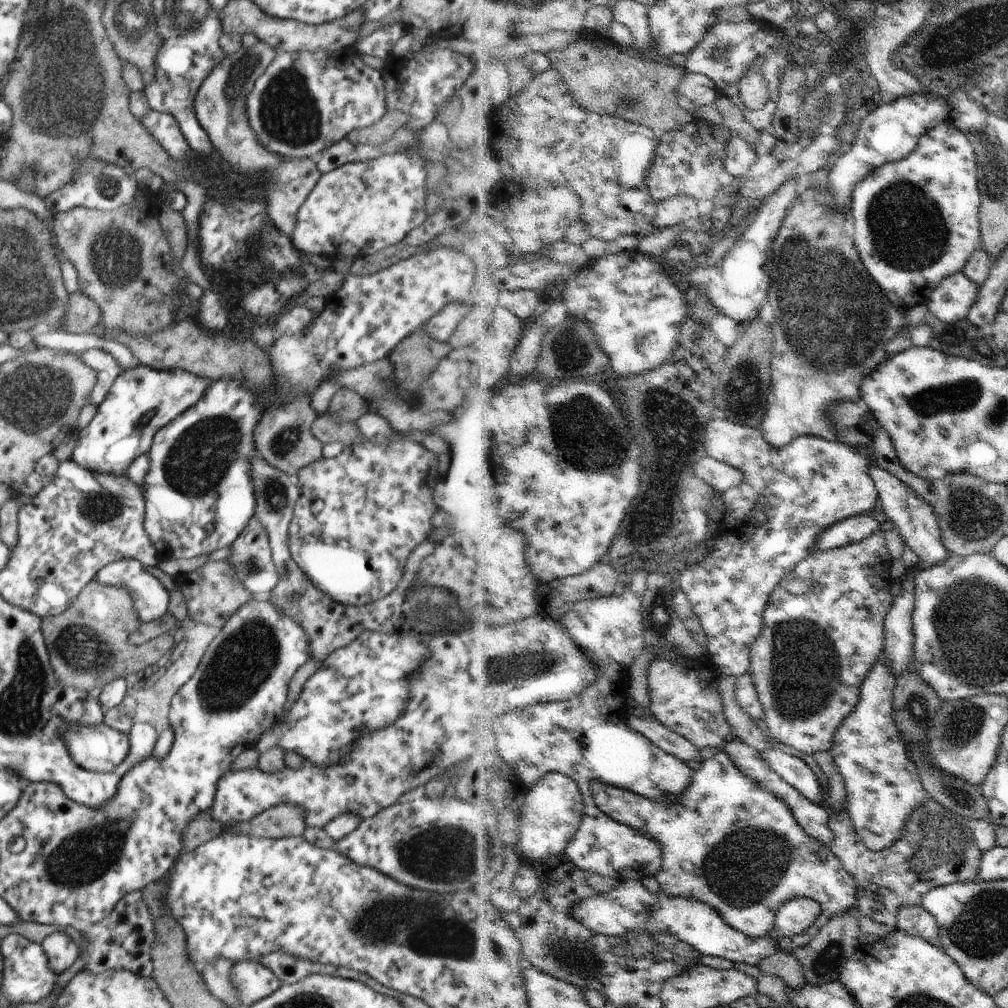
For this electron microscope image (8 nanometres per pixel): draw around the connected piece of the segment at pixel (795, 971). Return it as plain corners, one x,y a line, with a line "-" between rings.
781,949
767,958
759,968
763,975
775,974
786,979
791,989
801,989
807,985
806,971
803,962
794,954

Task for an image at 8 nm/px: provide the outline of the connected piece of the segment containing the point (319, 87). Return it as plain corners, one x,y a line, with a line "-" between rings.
353,47
337,53
278,52
268,68
255,80
247,98
246,114
254,134
273,155
301,159
316,158
340,139
374,125
384,115
385,82
381,72
364,64

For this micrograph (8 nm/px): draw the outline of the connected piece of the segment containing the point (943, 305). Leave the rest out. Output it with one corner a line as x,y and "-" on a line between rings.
958,271
948,277
944,277
931,296
927,298
925,304
938,320
955,323
962,319
966,311
974,307
975,301
979,298
981,288
982,286
968,278
968,275

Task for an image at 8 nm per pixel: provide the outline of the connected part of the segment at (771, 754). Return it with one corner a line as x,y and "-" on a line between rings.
780,749
761,752
772,766
802,794
805,794
812,802
824,806
826,802
826,790
818,778
818,774
812,770
812,766
798,756
786,754

